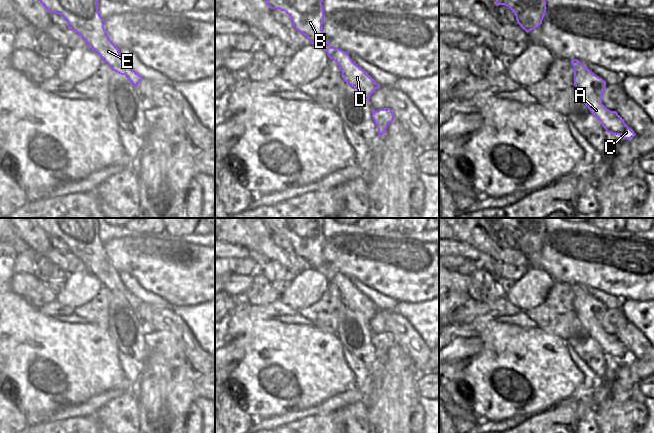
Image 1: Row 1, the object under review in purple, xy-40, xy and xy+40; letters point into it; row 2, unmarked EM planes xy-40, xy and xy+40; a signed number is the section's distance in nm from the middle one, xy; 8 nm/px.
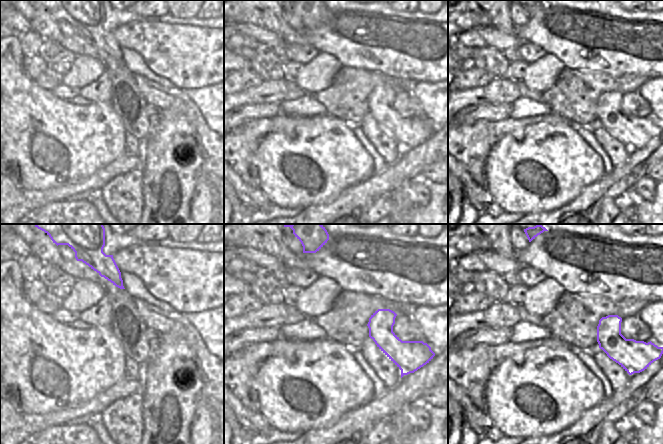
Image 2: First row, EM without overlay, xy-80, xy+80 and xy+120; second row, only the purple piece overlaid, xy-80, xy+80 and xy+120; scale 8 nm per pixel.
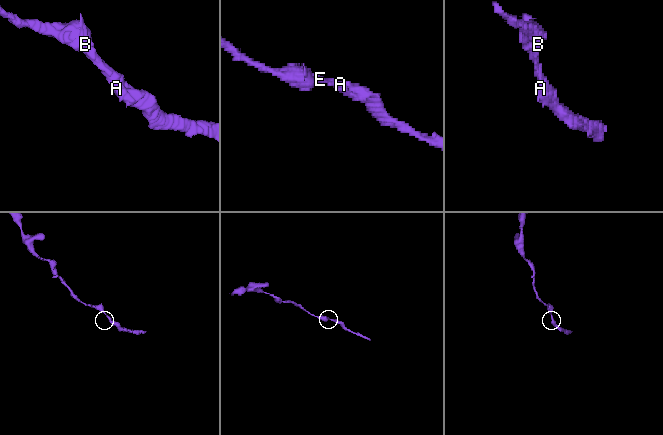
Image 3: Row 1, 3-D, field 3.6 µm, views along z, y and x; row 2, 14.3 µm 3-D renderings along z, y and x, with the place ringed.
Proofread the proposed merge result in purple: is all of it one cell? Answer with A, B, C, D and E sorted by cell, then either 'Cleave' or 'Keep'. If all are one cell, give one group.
Groups: A B C D E. Keep

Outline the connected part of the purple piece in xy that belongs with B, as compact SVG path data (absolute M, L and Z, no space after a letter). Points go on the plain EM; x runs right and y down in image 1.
M262 218L271 233L285 235L293 251L305 259L313 269L323 271L342 296L343 304L359 315L365 323L380 311L376 305L349 278L337 271L331 271L324 260L324 232L322 218Z

